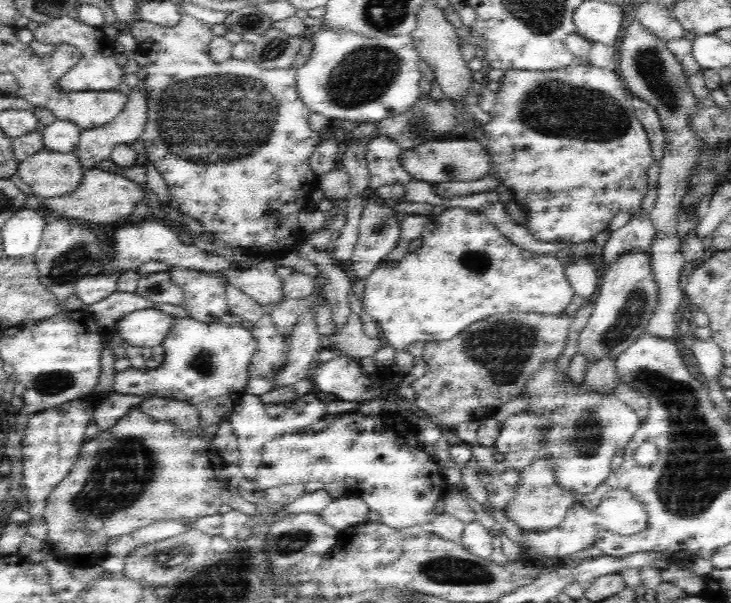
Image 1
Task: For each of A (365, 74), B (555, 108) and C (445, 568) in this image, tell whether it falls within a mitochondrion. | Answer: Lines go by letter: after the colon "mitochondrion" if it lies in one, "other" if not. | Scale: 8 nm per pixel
A: mitochondrion
B: mitochondrion
C: mitochondrion

